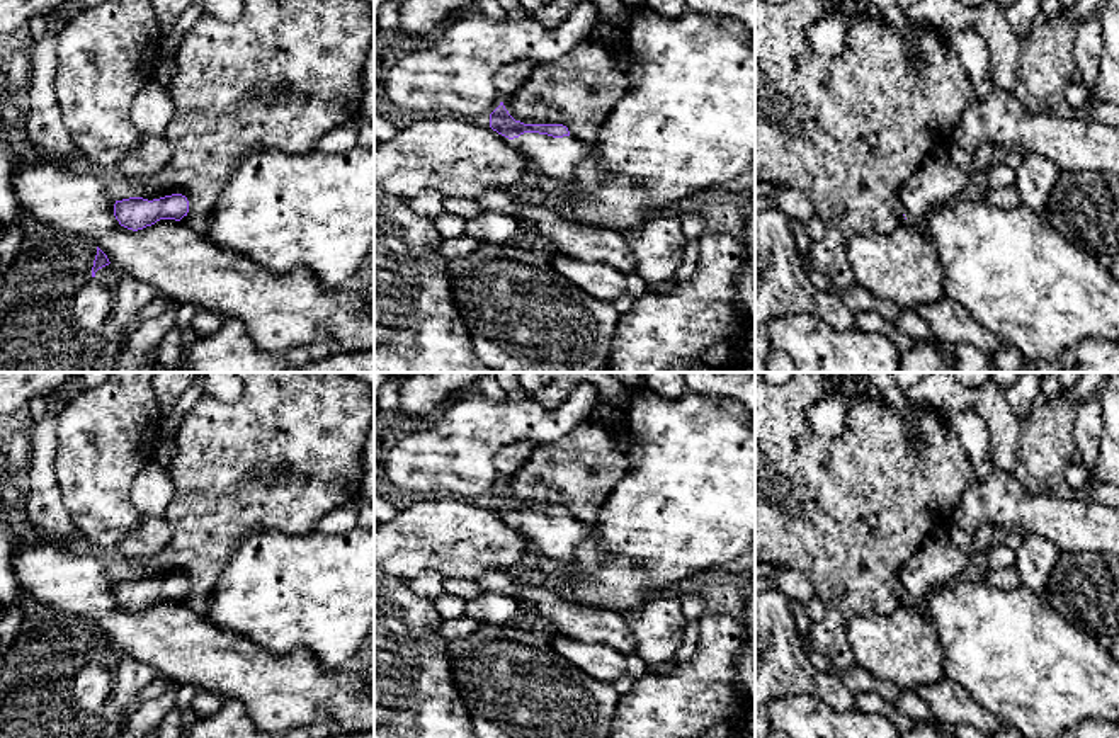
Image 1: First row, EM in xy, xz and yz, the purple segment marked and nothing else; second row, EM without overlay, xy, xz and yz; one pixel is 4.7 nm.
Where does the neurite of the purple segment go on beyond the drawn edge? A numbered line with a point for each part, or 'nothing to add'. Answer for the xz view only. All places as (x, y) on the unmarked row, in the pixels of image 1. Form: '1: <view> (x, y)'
1: xz (555, 541)

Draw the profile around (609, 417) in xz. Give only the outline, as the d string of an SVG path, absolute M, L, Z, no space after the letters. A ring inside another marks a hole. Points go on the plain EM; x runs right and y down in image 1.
M599 401L595 405L595 408L592 410L590 417L597 423L600 423L600 425L604 425L604 427L607 427L611 430L621 429L621 413L614 406L607 406L607 405L604 405L604 403Z

